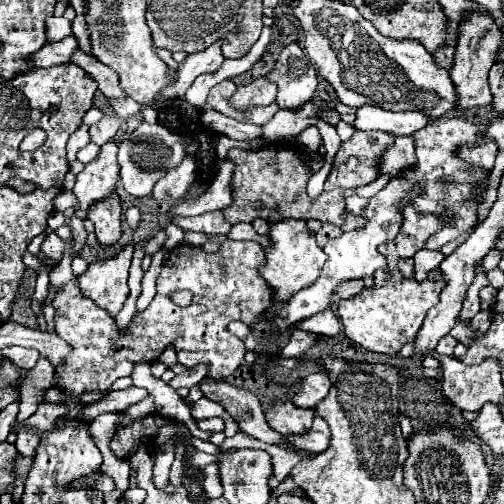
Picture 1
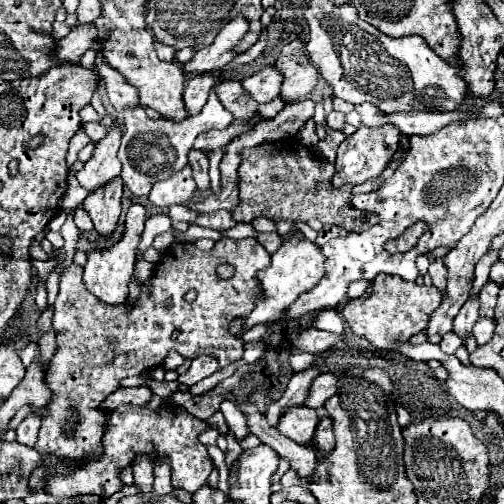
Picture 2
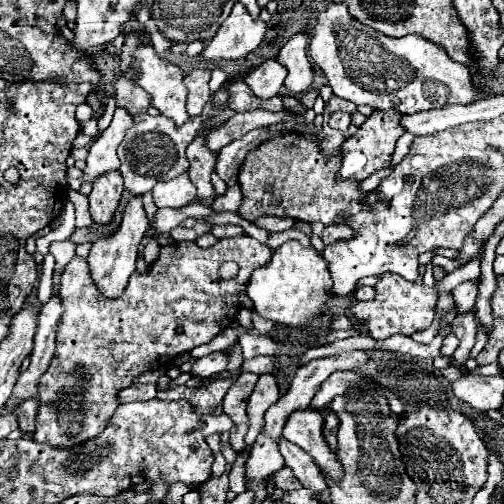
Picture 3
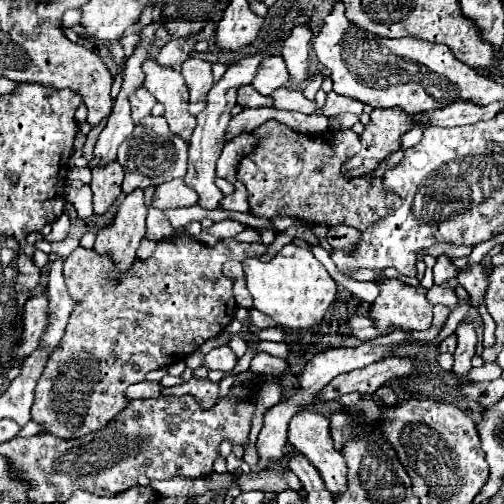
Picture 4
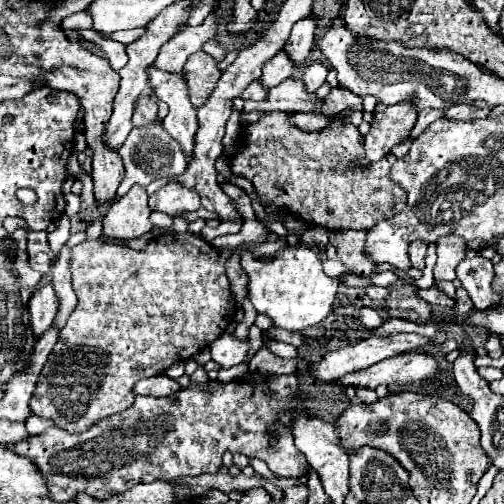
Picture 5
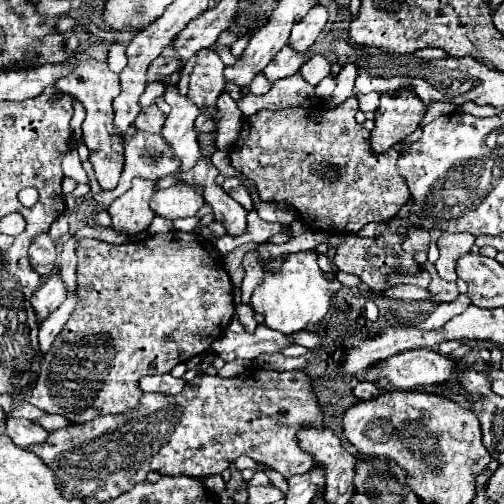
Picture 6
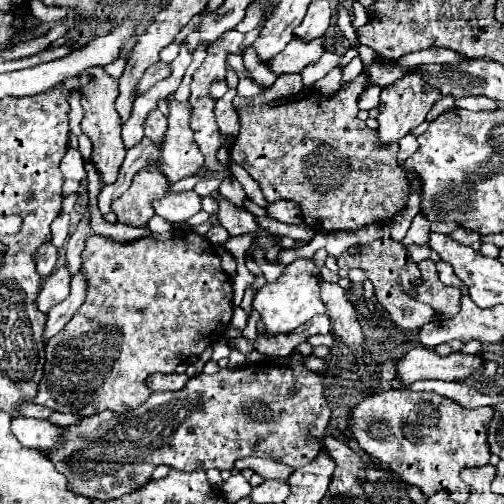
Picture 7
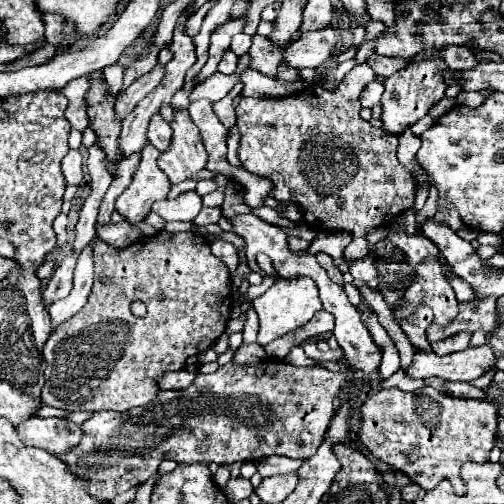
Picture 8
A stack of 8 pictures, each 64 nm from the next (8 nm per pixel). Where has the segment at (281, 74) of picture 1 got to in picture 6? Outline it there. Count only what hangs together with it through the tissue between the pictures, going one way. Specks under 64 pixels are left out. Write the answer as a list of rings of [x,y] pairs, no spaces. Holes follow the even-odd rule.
[[[316,4],[304,20],[300,20],[298,24],[294,24],[292,32],[290,32],[290,48],[304,54],[308,52],[308,48],[314,44],[314,40],[318,38],[318,34],[324,30],[324,24],[328,20],[328,10],[320,4]]]

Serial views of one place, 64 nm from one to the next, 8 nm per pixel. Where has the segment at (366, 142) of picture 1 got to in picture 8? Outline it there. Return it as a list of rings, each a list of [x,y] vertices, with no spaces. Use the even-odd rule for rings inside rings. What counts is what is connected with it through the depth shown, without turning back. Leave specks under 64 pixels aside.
[[[424,50],[414,56],[414,62],[408,68],[384,80],[384,94],[380,100],[382,104],[380,120],[386,134],[394,134],[394,136],[402,134],[406,128],[422,120],[428,114],[428,110],[444,98],[444,92],[446,92],[444,78],[442,78],[444,68],[446,64],[440,58],[440,50]]]

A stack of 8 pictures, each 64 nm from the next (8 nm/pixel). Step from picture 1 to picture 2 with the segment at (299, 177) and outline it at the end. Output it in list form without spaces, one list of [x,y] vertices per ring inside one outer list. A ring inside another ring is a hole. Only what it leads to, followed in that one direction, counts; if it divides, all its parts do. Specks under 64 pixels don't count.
[[[286,140],[286,142],[276,142],[276,144],[262,144],[256,148],[244,148],[240,154],[242,154],[242,162],[238,168],[240,202],[232,210],[232,218],[236,222],[252,222],[258,216],[270,218],[274,222],[288,220],[288,218],[292,218],[296,222],[308,222],[312,218],[318,218],[322,224],[336,224],[336,226],[348,228],[352,224],[352,220],[358,220],[358,216],[362,216],[348,204],[352,186],[332,188],[330,178],[334,176],[334,164],[314,158],[314,154],[300,142]]]

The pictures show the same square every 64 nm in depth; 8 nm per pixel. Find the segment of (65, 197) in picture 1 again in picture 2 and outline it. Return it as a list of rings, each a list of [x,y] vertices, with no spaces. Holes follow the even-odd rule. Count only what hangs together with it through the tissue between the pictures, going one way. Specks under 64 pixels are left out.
[[[82,187],[67,189],[60,200],[60,208],[64,211],[68,209],[74,210],[77,206],[83,203],[88,195],[89,192]]]

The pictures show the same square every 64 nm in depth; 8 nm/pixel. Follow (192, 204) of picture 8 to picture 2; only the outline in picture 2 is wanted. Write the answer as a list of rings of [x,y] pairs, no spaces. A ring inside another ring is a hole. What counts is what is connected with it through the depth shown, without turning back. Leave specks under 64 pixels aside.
[[[190,164],[178,172],[174,172],[168,180],[156,182],[150,192],[150,202],[154,206],[172,206],[172,204],[186,204],[196,190],[196,182],[192,178]]]

